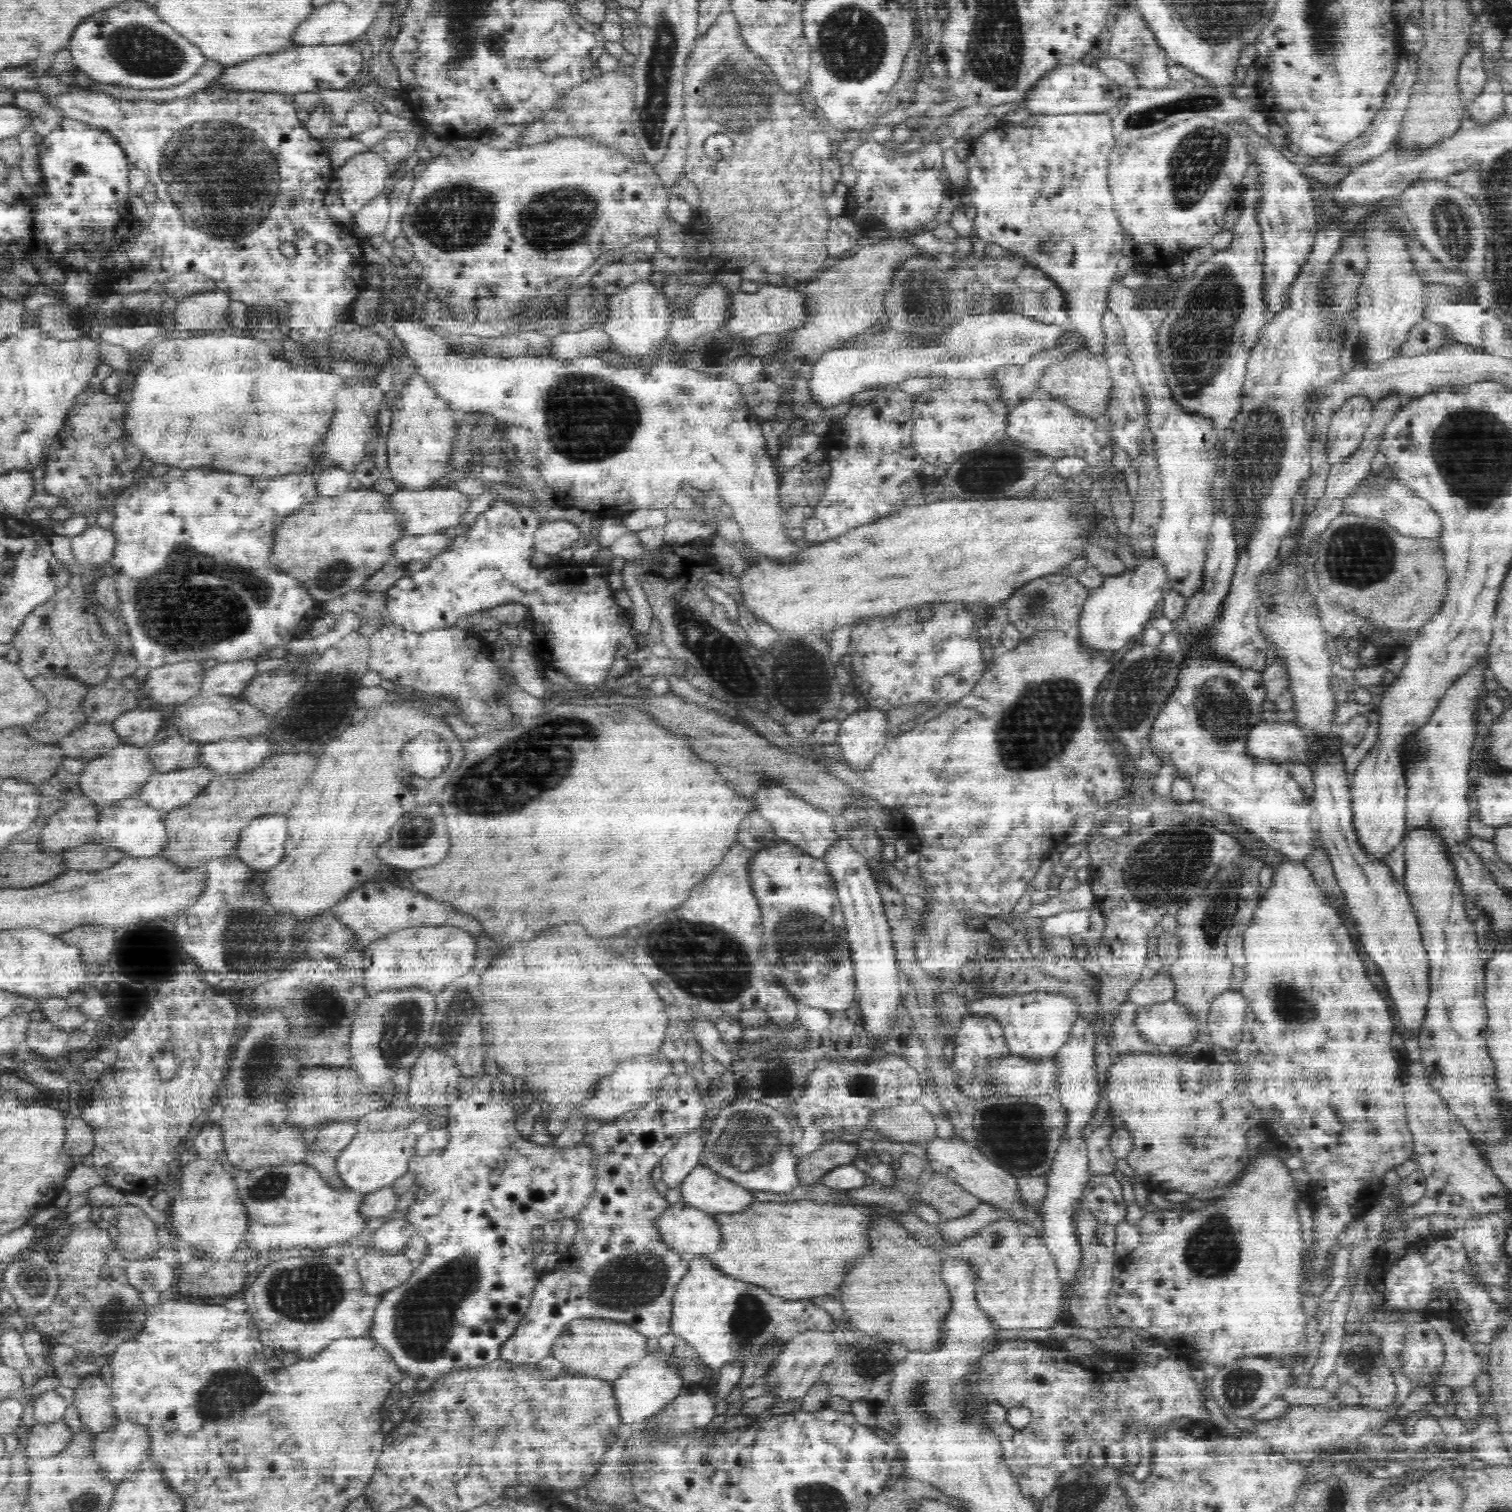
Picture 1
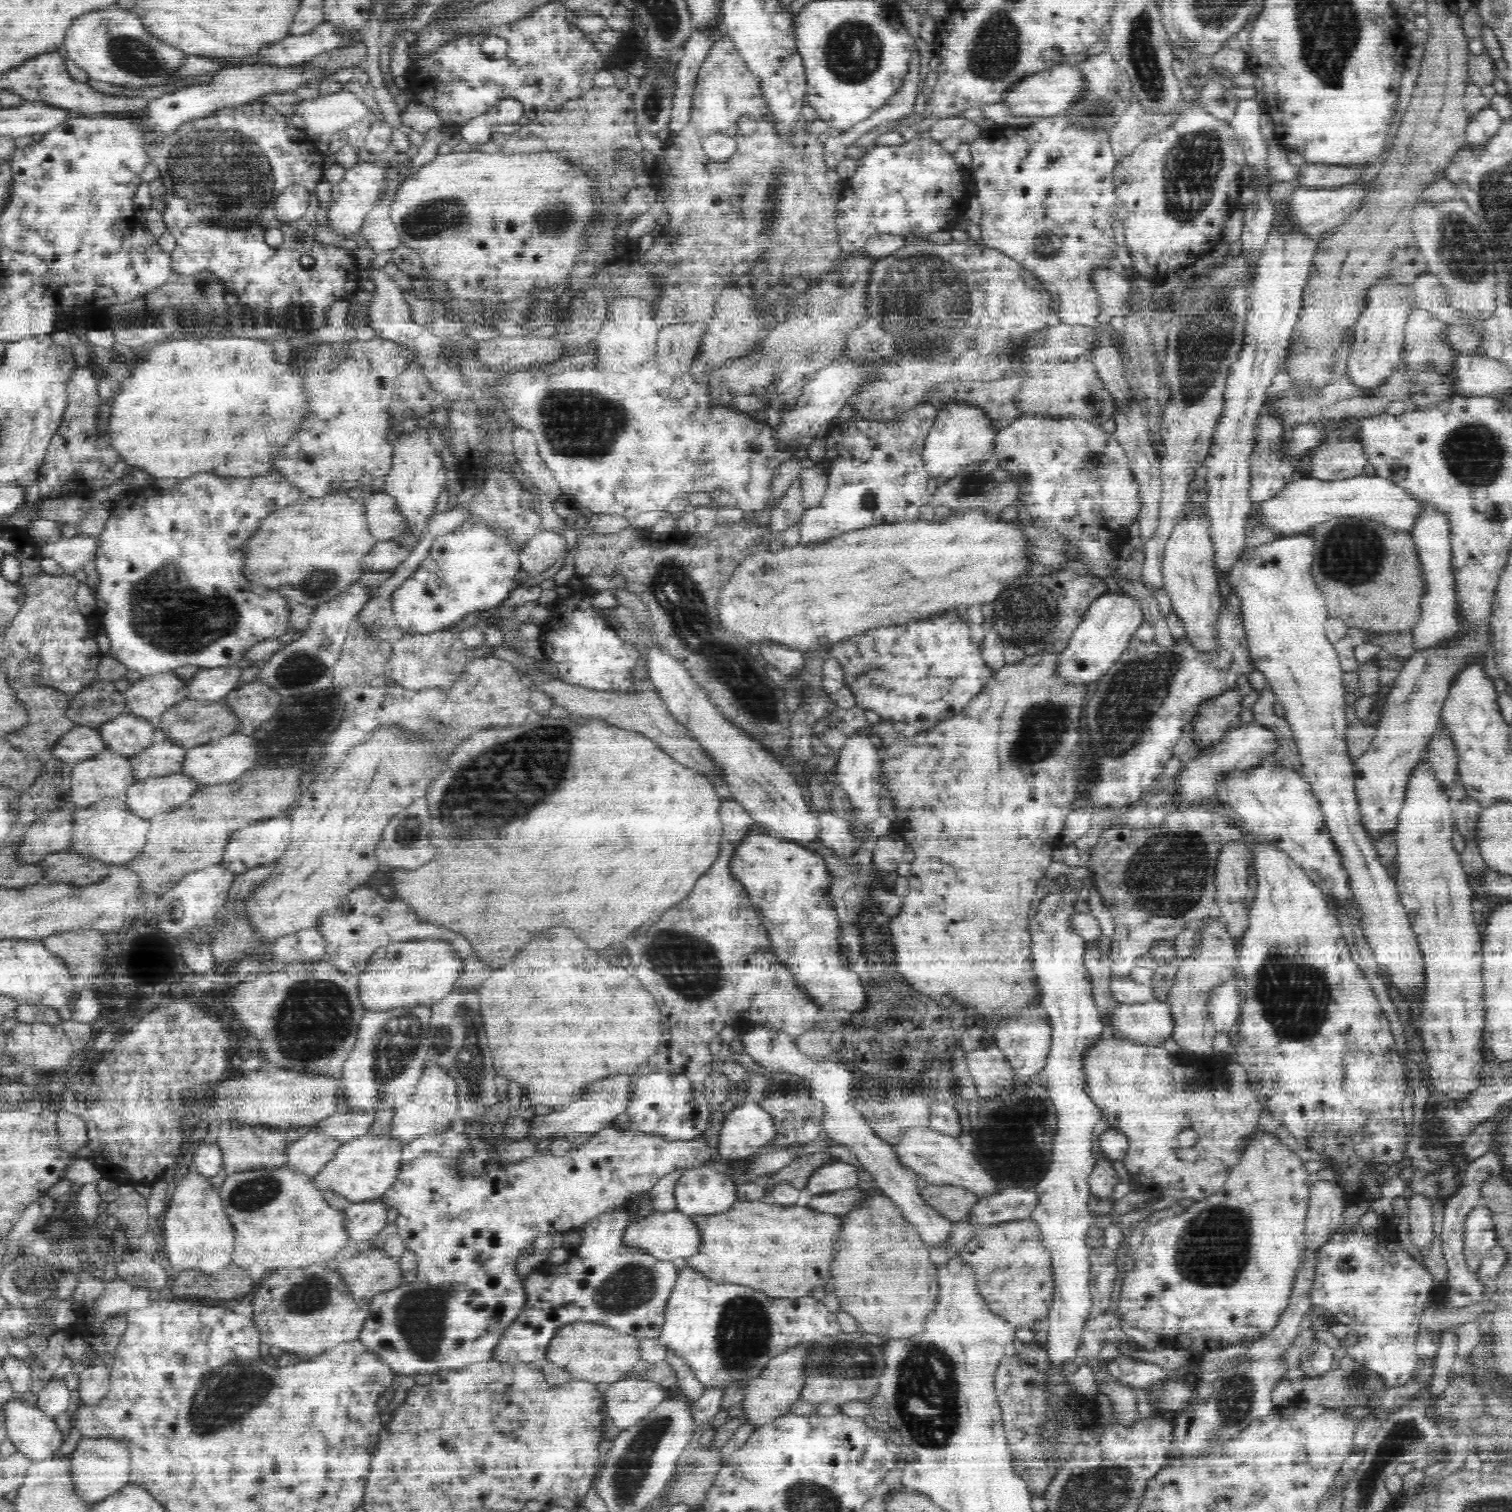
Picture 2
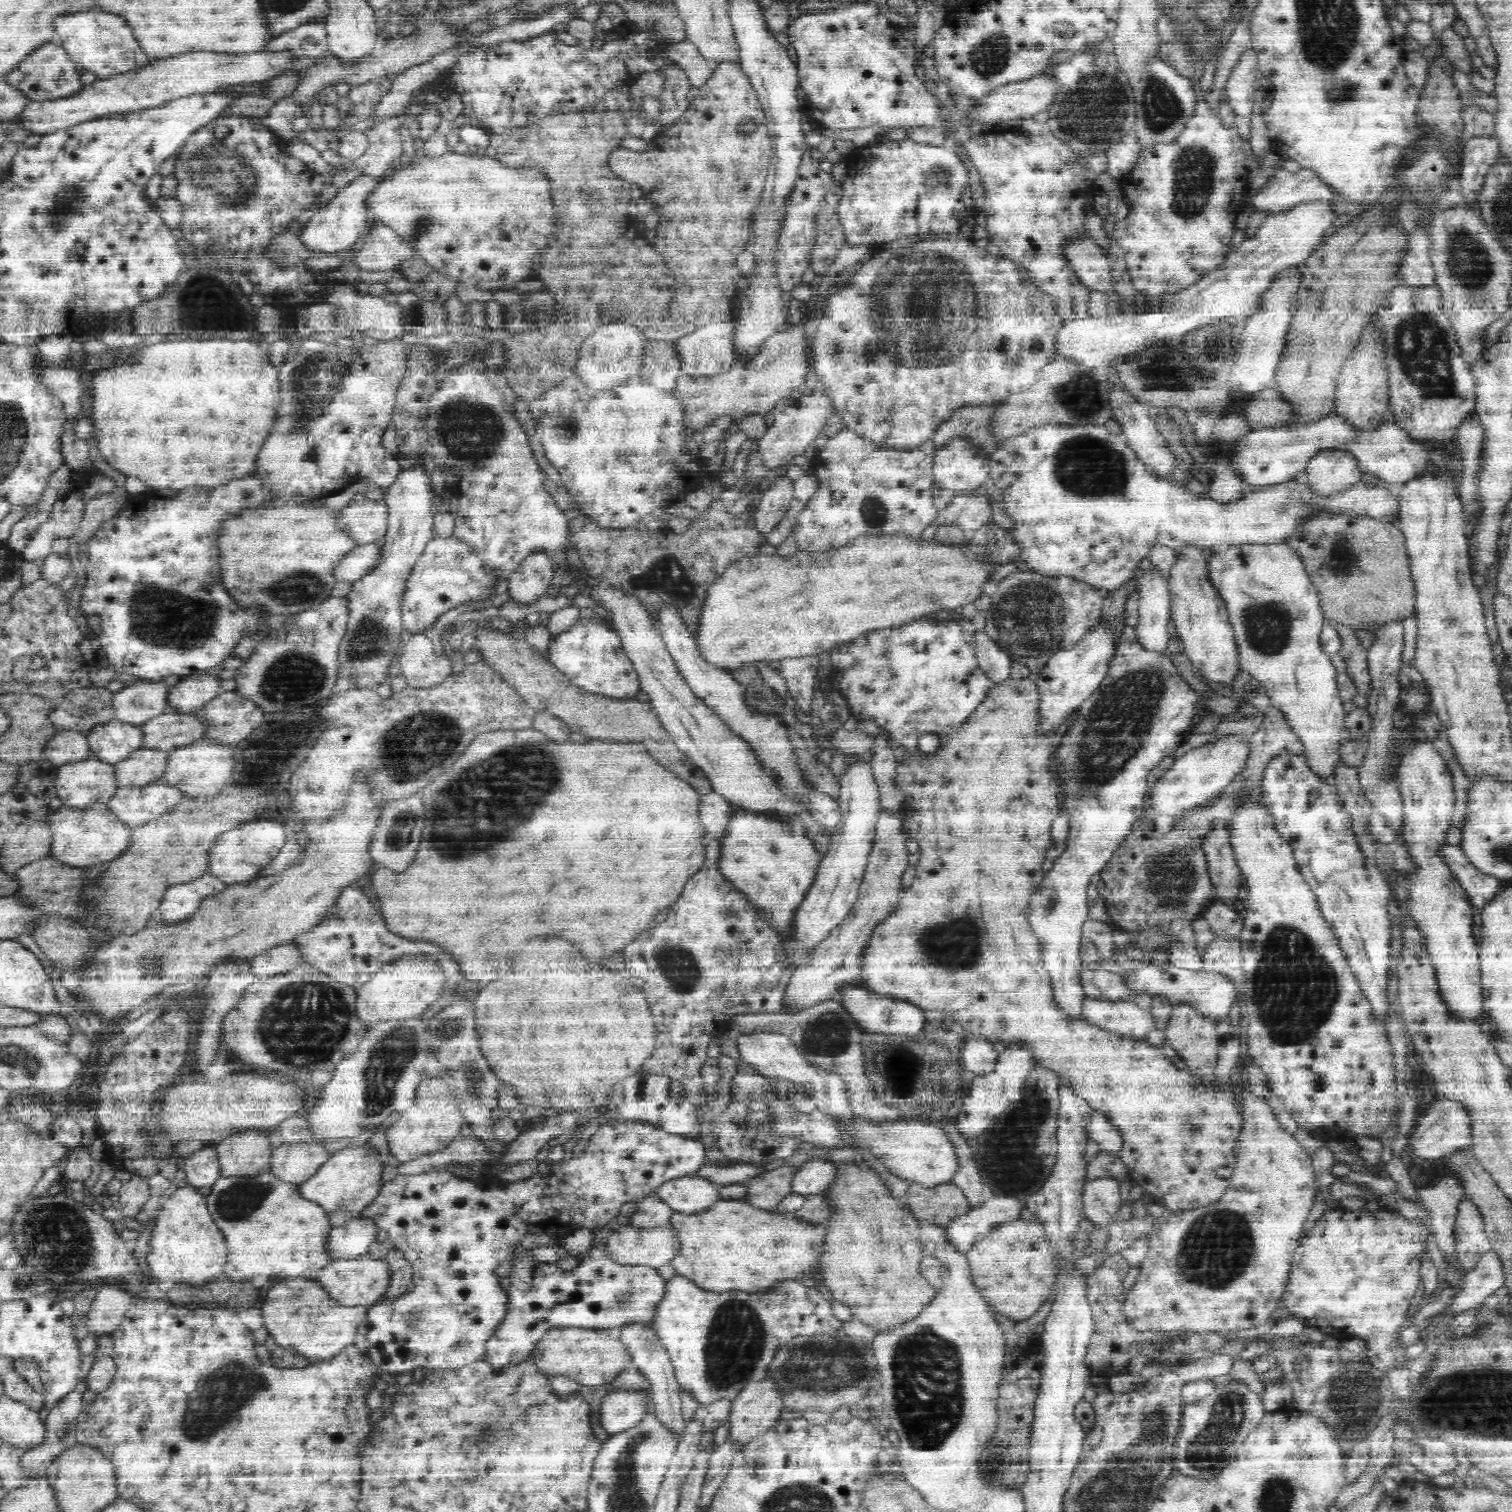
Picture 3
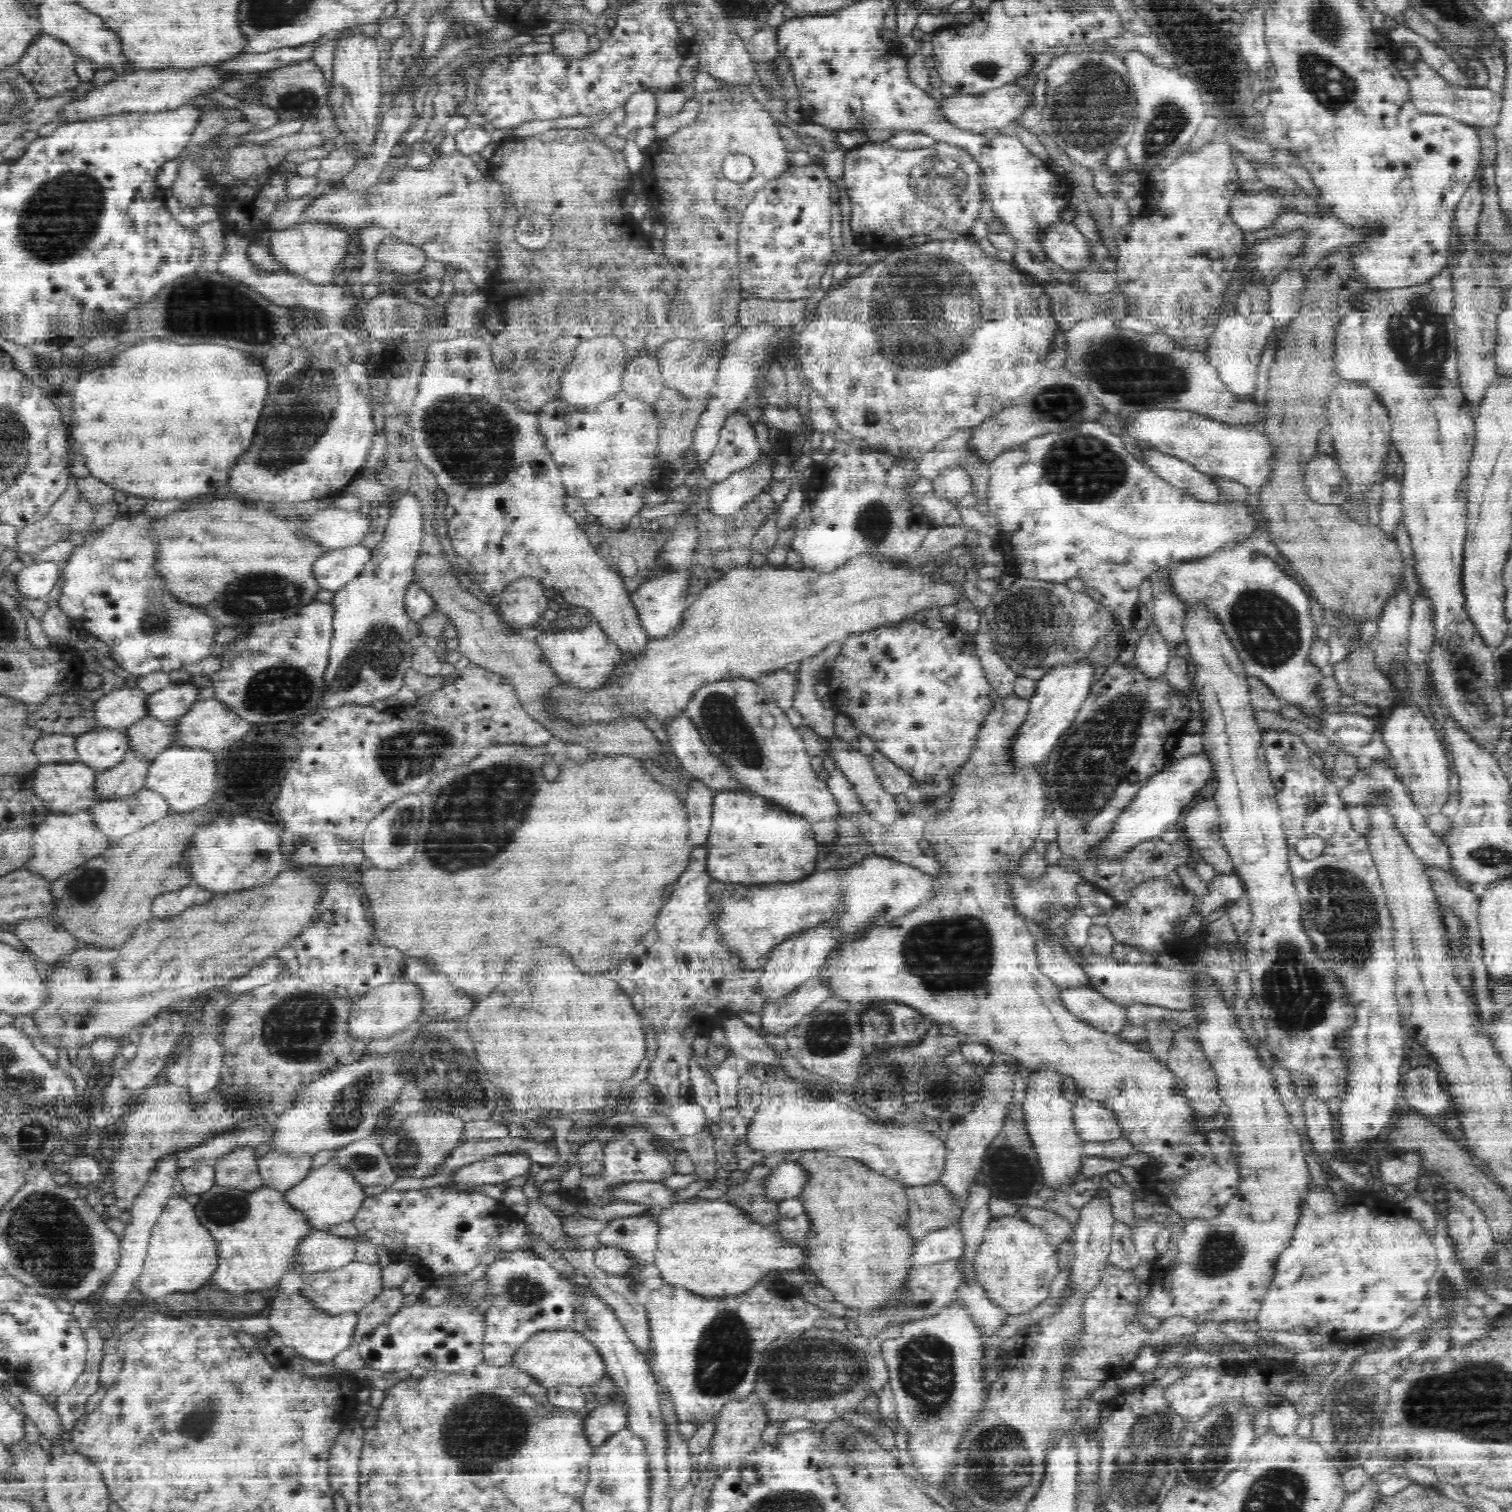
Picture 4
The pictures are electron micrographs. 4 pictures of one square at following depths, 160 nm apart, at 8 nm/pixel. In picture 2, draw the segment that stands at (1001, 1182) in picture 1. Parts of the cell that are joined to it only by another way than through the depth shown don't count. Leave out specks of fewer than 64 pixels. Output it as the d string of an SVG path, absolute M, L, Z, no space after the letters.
M918 1127L908 1129L904 1138L895 1146L899 1159L917 1173L922 1174L930 1184L954 1185L964 1187L981 1198L993 1197L998 1194L1001 1183L996 1175L990 1174L981 1162L978 1162L976 1155L971 1150L966 1150L958 1140L958 1137L926 1128Z

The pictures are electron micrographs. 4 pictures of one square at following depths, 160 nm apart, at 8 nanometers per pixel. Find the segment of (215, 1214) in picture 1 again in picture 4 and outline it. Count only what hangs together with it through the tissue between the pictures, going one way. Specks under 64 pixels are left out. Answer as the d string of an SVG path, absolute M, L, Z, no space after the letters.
M184 1193L171 1195L152 1228L137 1286L146 1297L159 1301L172 1292L200 1288L212 1282L220 1266L219 1257L217 1239L201 1221L197 1207L186 1200Z

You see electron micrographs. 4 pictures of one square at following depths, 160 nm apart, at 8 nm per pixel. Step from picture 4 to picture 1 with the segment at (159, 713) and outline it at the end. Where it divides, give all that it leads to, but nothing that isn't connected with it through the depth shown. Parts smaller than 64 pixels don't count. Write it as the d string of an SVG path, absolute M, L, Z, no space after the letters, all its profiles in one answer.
M255 659L219 662L207 670L201 684L202 693L241 696L253 678L260 674L256 669L257 663Z

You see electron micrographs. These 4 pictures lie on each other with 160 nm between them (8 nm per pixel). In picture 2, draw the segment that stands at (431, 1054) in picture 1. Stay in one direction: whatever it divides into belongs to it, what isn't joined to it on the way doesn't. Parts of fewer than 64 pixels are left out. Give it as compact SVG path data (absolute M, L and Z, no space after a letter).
M428 1057L424 1062L420 1078L414 1084L410 1096L411 1098L406 1098L406 1104L394 1108L390 1124L390 1134L394 1138L401 1138L407 1145L410 1140L422 1134L450 1129L450 1124L459 1110L457 1081L437 1059Z

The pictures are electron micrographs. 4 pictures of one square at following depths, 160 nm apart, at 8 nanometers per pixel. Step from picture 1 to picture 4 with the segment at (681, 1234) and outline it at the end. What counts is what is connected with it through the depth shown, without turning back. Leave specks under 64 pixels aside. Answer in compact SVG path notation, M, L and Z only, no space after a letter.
M616 1245L599 1246L595 1256L596 1265L612 1275L628 1276L636 1268L644 1266L638 1259L634 1259L634 1254Z

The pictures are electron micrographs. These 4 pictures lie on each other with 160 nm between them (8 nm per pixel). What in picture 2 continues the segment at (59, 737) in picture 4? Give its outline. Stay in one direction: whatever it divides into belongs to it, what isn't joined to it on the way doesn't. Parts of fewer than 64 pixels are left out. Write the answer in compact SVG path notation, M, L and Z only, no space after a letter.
M77 724L74 730L59 738L52 747L56 757L71 764L95 757L107 748L100 728L82 724Z

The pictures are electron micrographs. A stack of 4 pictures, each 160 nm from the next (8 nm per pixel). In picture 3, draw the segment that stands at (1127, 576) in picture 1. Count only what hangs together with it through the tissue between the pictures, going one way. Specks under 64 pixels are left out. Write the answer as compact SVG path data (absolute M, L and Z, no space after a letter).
M1120 615L1101 616L1099 622L1091 624L1087 632L1070 648L1057 652L1044 665L1037 676L1041 689L1041 713L1045 726L1062 726L1070 715L1101 685L1109 672L1110 661L1117 653L1117 644L1124 632L1130 632Z

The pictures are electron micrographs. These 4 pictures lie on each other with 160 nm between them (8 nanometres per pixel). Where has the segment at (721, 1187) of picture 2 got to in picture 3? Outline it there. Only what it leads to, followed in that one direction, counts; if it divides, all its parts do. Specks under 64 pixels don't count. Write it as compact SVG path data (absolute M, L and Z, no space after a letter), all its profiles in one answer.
M702 1174L684 1175L665 1182L657 1190L675 1212L684 1214L705 1213L722 1200L722 1185Z

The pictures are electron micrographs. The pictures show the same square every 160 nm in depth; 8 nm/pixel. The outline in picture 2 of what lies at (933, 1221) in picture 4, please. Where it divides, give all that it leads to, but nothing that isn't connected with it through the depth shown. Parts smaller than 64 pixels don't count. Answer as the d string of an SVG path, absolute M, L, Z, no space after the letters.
M918 1174L919 1191L924 1200L935 1208L949 1221L958 1221L969 1218L979 1198L973 1192L964 1187L954 1185L930 1184L922 1174Z

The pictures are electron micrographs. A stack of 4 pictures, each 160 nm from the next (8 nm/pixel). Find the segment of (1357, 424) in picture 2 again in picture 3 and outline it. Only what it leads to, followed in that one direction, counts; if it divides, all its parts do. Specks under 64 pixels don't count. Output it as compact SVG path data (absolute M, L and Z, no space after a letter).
M1345 447L1321 450L1310 459L1304 478L1322 495L1332 495L1347 490L1352 483L1358 483L1362 466L1352 451Z

